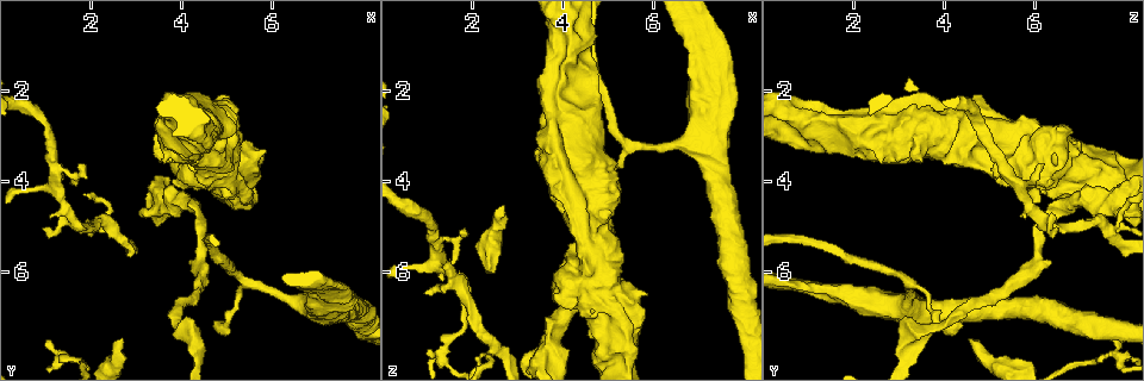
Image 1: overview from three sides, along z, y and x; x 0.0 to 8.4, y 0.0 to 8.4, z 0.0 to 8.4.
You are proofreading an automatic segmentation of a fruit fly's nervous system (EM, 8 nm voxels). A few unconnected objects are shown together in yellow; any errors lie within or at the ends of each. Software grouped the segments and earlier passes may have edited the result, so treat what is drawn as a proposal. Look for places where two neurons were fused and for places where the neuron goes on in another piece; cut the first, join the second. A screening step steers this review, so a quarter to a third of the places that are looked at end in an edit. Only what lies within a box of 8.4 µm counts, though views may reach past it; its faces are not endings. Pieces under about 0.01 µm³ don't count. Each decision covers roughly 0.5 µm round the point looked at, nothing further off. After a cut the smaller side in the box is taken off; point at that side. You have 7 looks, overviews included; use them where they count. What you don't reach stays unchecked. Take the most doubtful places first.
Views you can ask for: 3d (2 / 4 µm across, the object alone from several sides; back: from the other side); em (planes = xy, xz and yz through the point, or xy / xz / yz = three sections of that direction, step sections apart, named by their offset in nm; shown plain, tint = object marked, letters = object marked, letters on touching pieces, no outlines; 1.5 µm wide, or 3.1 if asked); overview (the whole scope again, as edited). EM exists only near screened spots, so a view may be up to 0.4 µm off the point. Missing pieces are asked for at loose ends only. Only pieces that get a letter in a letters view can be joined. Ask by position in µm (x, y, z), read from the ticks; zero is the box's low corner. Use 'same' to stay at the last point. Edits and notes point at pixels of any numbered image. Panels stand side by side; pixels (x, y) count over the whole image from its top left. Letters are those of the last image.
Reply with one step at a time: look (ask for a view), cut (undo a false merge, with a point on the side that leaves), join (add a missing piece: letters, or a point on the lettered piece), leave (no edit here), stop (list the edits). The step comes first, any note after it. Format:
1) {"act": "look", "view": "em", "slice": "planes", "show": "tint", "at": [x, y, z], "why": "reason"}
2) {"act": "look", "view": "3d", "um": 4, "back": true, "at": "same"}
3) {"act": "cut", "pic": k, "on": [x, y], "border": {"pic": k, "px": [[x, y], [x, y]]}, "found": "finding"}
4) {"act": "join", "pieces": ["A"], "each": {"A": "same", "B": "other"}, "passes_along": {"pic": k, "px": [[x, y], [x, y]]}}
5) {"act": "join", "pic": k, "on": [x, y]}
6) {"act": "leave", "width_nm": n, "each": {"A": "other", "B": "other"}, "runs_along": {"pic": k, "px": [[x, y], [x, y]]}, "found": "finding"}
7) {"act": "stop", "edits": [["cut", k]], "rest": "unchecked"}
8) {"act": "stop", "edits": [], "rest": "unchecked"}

{"act": "look", "view": "em", "slice": "planes", "show": "tint", "at": [2.70, 7.55, 4.55], "why": "branch stops here"}

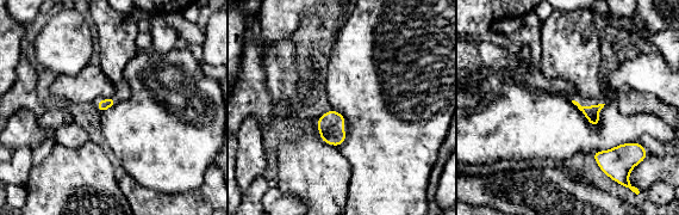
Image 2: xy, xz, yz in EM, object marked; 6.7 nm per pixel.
{"act": "look", "view": "em", "slice": "planes", "show": "letters", "at": "same"}

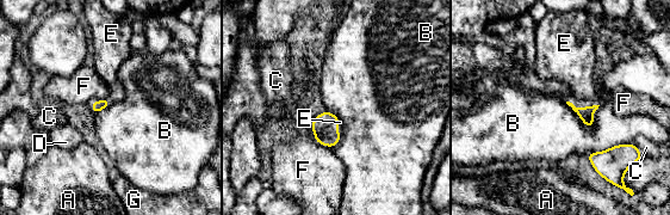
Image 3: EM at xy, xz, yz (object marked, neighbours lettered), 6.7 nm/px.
{"act": "join", "pieces": ["E"], "longest_contact_nm": ["B", 260], "each": {"A": "other", "B": "other", "C": "other", "D": "other", "E": "same", "F": "other", "G": "other"}, "found": "it goes on there"}

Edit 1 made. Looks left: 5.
{"act": "look", "view": "overview"}

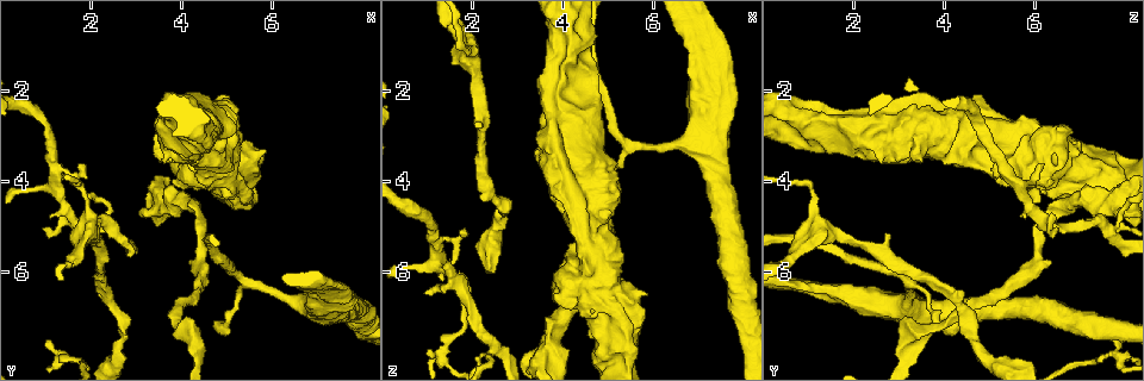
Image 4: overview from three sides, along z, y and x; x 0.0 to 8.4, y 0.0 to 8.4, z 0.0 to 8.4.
{"act": "look", "view": "em", "slice": "planes", "show": "plain", "at": [6.80, 6.40, 1.40], "why": "branch stops here"}

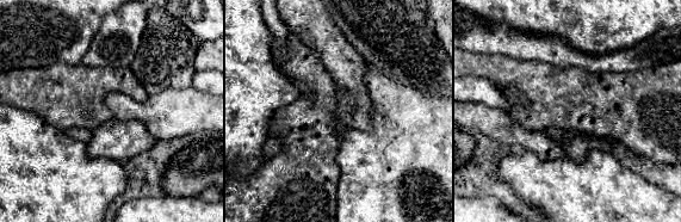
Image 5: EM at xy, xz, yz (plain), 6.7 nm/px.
{"act": "look", "view": "em", "slice": "planes", "show": "letters", "at": "same", "why": "what lies round it"}

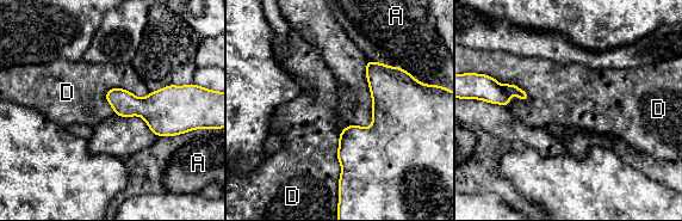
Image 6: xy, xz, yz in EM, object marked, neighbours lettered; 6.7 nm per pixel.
{"act": "leave", "each": {"A": "other", "D": "other"}, "border": {"pic": 6, "px": [[340, 133], [338, 203]]}, "found": "no lettered piece goes on from it"}

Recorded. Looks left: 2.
{"act": "look", "view": "em", "slice": "xz", "step": 4, "show": "tint", "at": [1.80, 3.65, 5.15], "why": "branch stops here"}

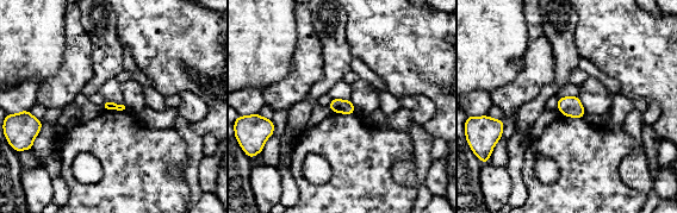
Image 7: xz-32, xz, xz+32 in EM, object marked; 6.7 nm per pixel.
{"act": "look", "view": "em", "slice": "xz", "step": 4, "show": "letters", "at": "same", "why": "see the neighbours"}

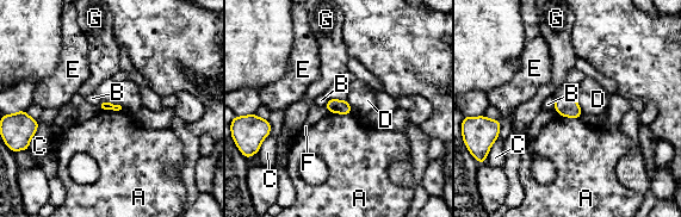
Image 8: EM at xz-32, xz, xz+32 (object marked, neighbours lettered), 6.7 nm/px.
{"act": "leave", "each": {"A": "other", "B": "other", "C": "other", "D": "other", "E": "other", "F": "other", "G": "other"}, "found": "no lettered piece goes on from it"}

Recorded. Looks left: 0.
{"act": "stop", "edits": [["join", 3]], "rest": "unchecked"}

